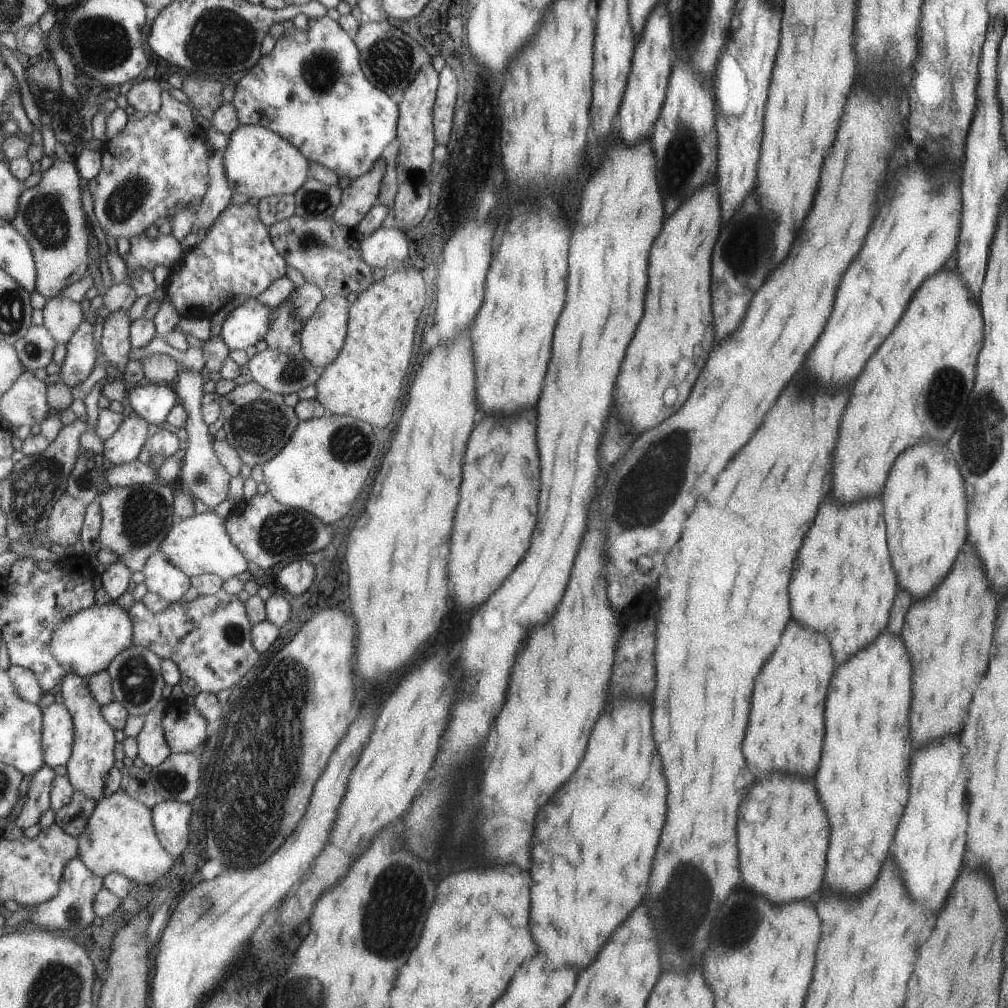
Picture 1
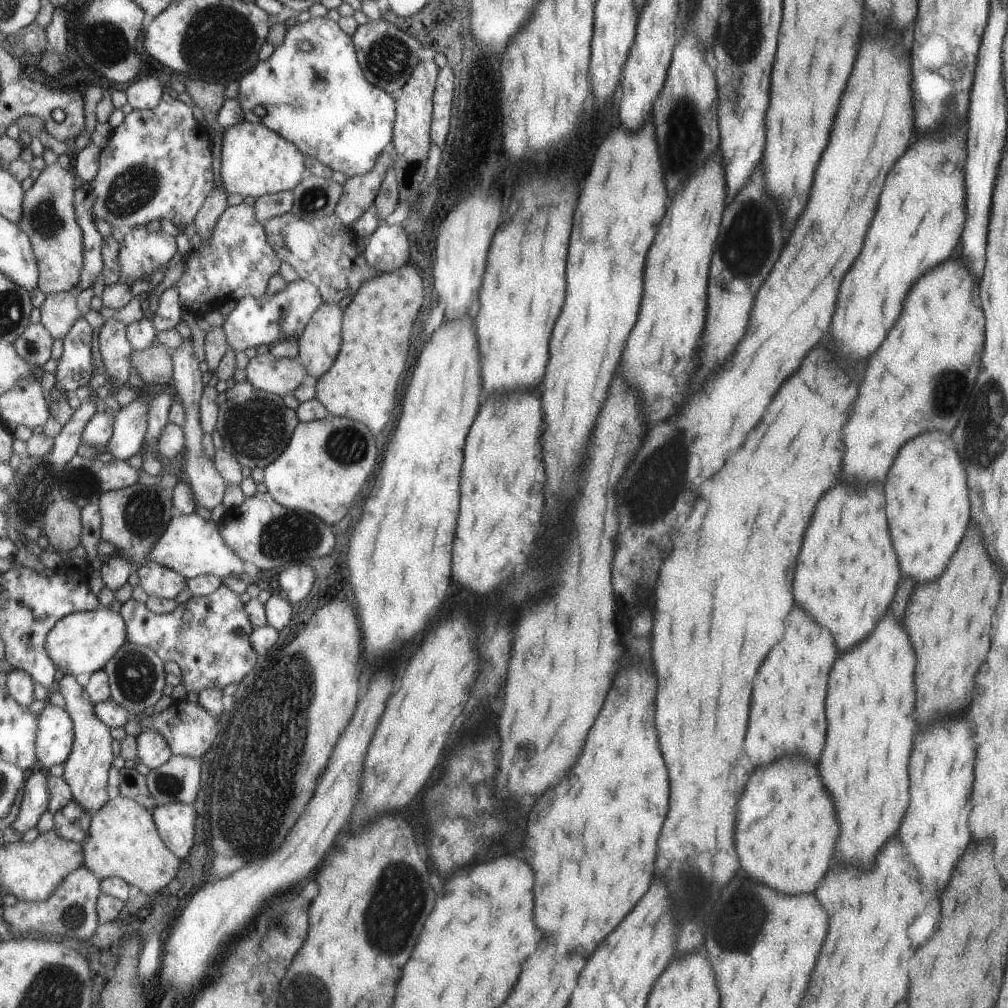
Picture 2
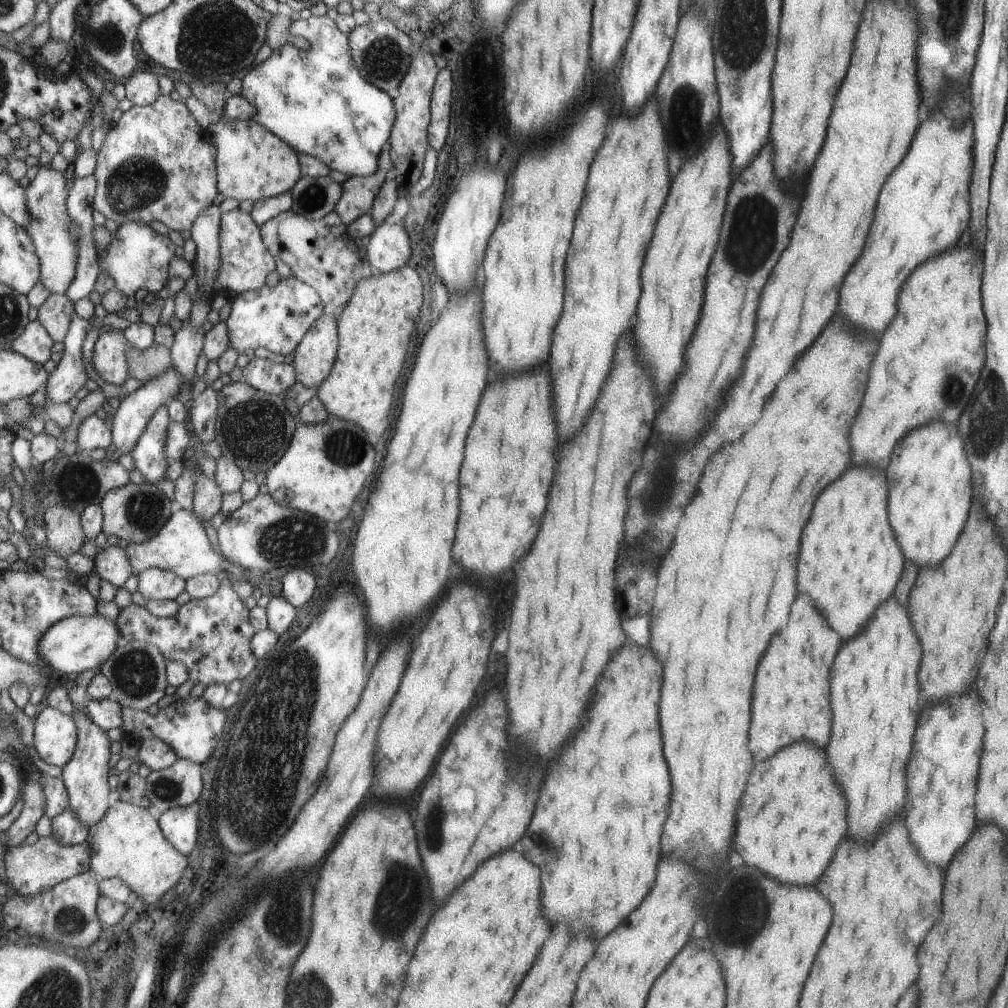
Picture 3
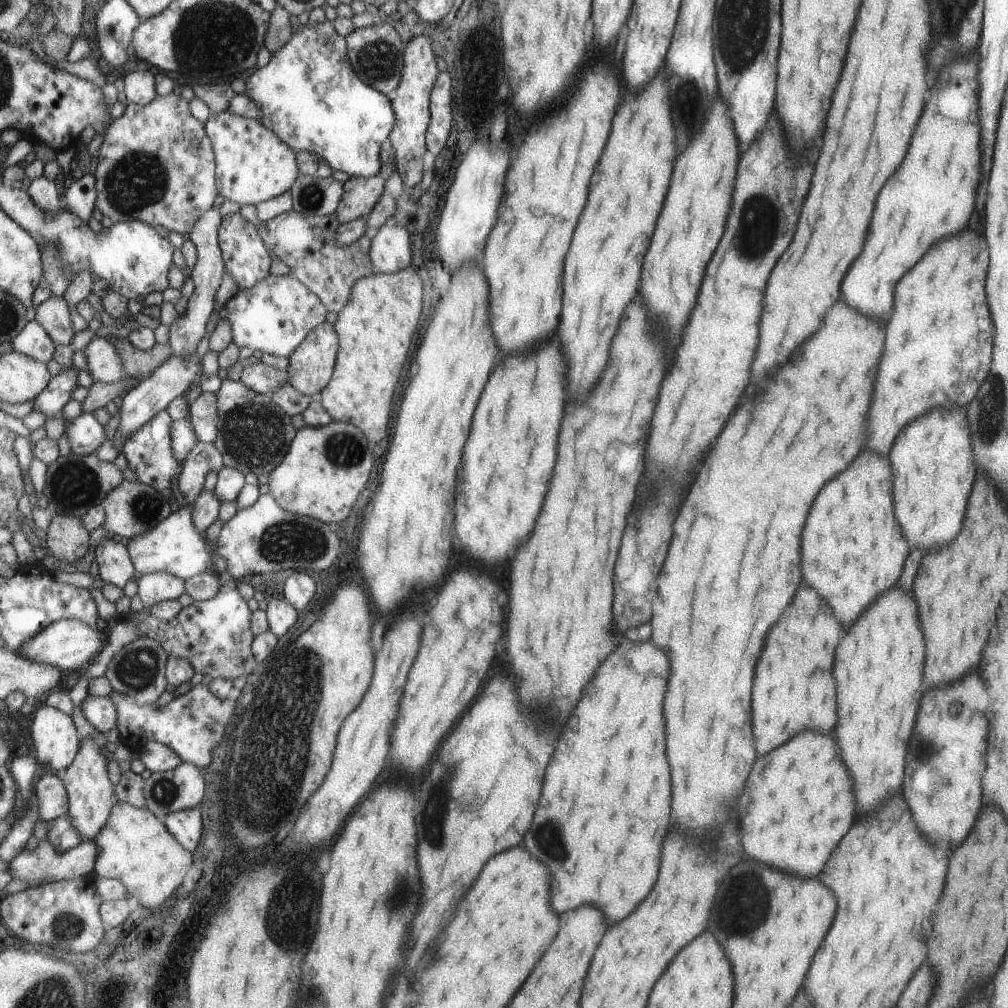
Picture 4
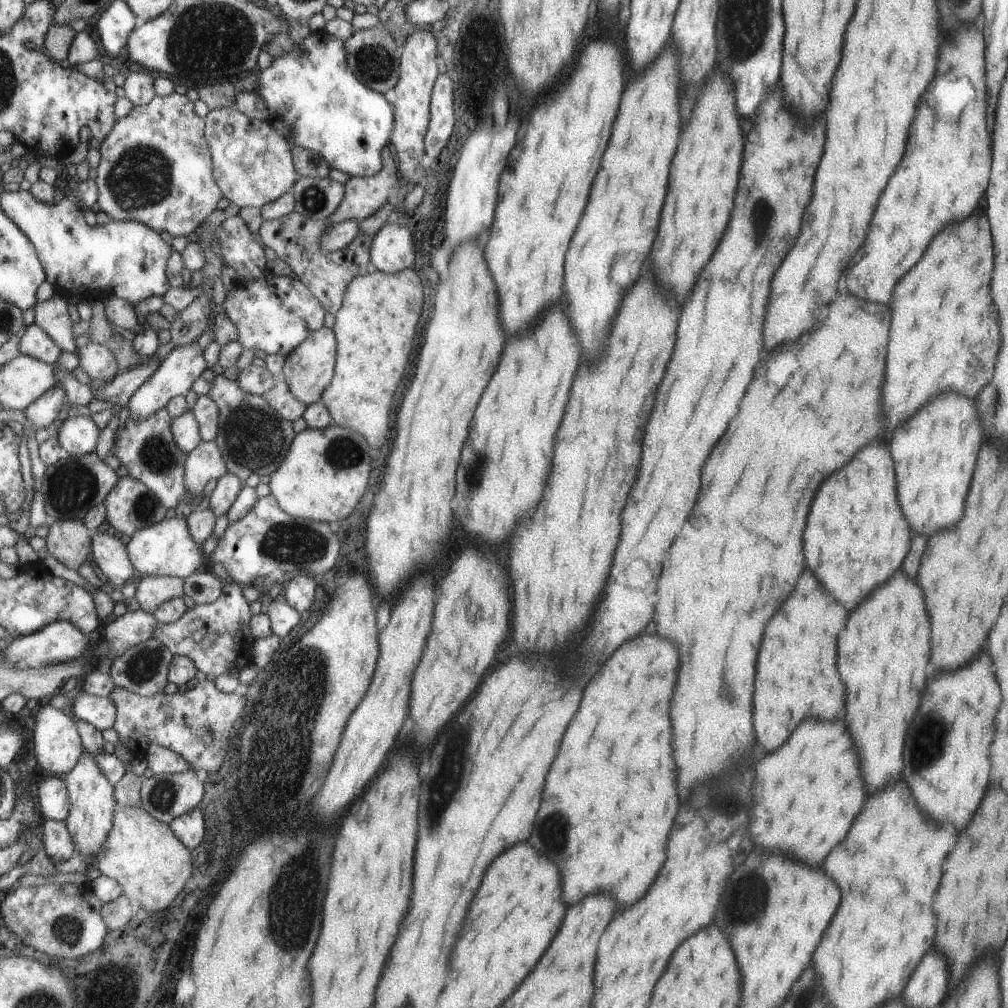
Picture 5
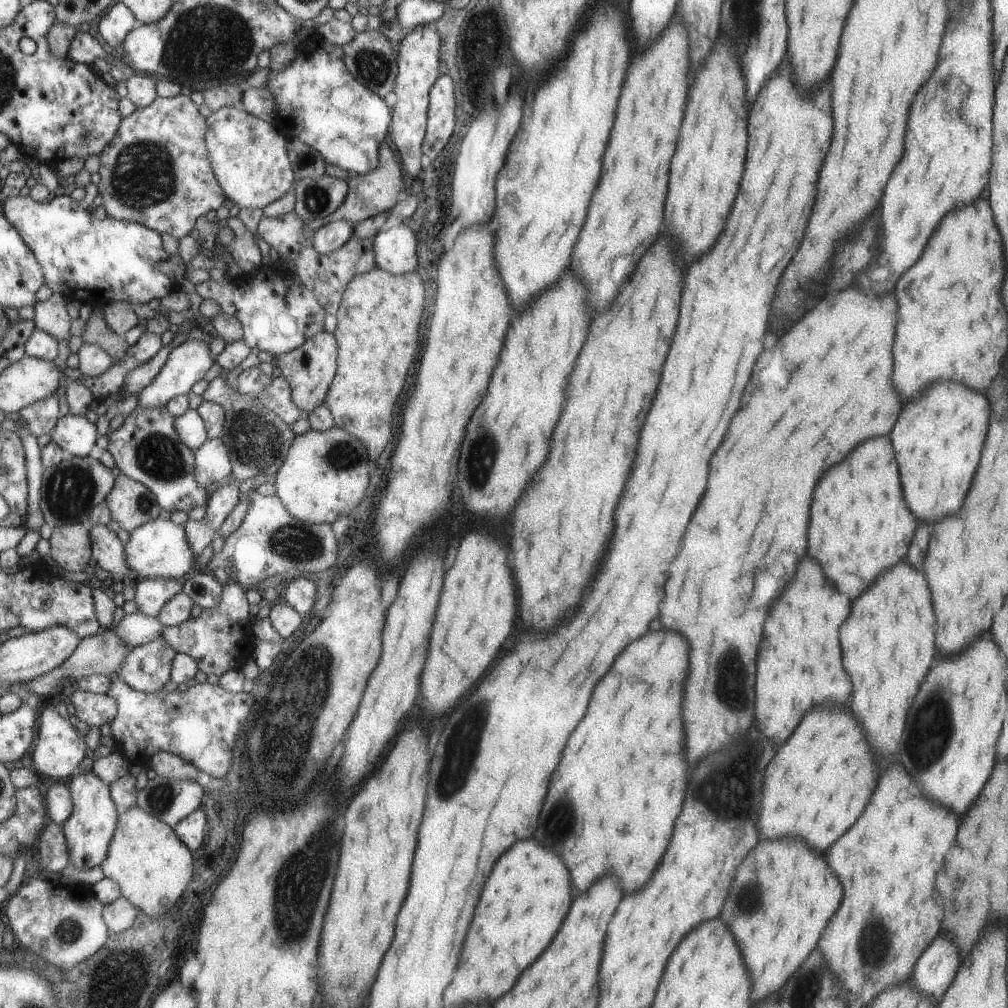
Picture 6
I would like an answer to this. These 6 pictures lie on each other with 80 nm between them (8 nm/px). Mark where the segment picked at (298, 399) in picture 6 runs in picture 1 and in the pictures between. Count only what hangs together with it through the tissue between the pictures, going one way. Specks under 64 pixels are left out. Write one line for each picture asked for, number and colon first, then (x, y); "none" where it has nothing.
1: (322, 336)
2: (318, 345)
3: (313, 358)
4: (310, 366)
5: (308, 369)

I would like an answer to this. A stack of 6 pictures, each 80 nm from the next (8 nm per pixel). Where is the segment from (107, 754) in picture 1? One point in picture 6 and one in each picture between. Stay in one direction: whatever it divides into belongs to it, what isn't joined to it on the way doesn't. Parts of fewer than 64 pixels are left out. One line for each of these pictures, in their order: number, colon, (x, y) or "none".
2: (87, 771)
3: (87, 777)
4: (90, 789)
5: (93, 804)
6: (91, 828)

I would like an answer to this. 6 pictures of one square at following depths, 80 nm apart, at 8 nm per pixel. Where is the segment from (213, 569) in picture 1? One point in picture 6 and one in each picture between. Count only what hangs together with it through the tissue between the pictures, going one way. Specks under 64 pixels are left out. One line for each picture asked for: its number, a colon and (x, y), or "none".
2: (192, 545)
3: (182, 546)
4: (176, 546)
5: (168, 548)
6: (159, 548)

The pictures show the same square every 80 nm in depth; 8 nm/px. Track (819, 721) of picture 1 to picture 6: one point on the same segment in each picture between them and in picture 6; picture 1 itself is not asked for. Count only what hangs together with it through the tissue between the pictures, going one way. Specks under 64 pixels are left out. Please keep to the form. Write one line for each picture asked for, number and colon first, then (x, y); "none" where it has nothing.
2: (788, 716)
3: (791, 702)
4: (794, 689)
5: (797, 678)
6: (800, 653)

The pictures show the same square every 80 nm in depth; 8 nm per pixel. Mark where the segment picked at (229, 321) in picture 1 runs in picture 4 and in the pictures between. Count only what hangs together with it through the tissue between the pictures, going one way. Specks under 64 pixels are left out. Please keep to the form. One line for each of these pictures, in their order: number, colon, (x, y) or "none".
2: (262, 320)
3: (277, 317)
4: (274, 316)

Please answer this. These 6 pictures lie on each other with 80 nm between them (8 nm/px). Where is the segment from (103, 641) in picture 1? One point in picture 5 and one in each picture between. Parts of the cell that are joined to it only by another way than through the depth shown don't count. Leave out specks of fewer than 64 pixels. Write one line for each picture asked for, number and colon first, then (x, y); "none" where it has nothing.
2: (81, 643)
3: (76, 644)
4: (67, 643)
5: (61, 641)

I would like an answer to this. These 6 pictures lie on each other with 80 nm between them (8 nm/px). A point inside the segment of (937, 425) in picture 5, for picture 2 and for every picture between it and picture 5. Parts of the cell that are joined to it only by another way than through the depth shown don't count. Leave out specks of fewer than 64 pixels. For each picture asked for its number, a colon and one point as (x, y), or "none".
2: (926, 504)
3: (929, 481)
4: (932, 468)

